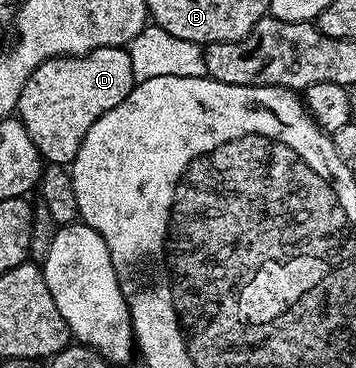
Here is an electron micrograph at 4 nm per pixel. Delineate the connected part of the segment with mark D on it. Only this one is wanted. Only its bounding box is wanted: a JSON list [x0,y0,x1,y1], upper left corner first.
[16,47,136,165]

